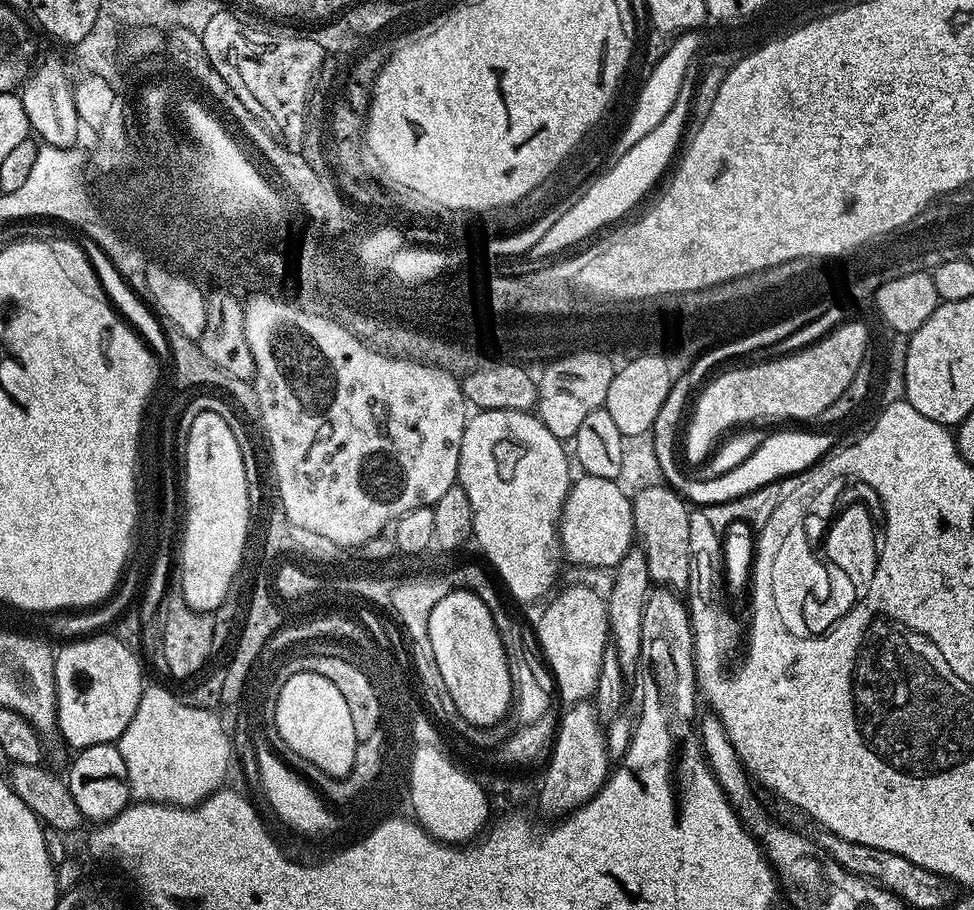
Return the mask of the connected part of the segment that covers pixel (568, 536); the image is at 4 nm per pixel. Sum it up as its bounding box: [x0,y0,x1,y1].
[560,474,636,569]

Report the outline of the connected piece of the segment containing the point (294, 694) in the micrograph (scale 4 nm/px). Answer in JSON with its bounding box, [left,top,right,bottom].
[276,671,358,778]

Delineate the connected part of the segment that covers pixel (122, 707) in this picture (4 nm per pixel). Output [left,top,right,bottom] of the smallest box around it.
[54,634,146,750]

